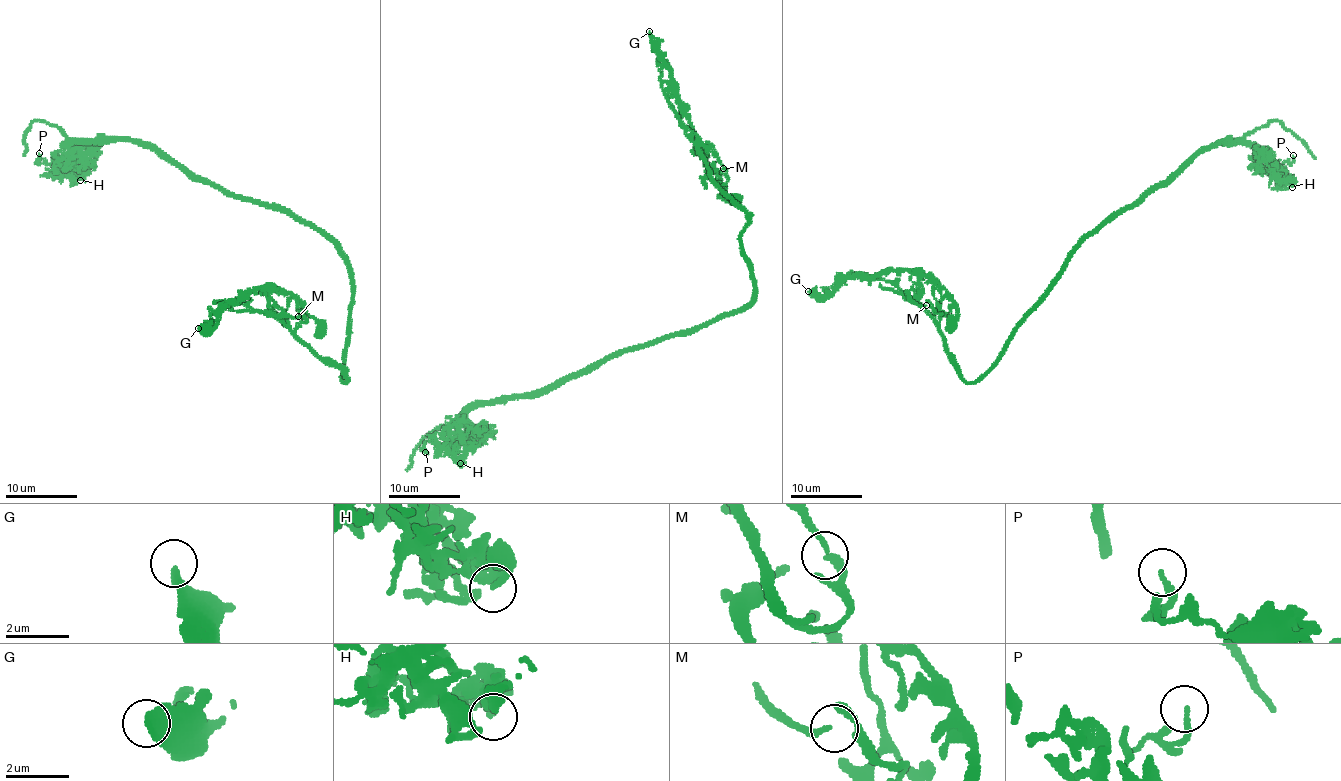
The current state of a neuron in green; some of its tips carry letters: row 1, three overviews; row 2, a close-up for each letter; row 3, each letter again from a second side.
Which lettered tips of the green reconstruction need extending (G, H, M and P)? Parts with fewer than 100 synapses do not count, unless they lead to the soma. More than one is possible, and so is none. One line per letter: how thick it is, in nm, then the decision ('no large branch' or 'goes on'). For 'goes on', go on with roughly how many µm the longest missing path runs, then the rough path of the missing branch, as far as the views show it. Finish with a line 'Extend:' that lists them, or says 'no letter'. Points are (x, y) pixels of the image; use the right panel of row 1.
G: calibre 400 nm; no large branch
H: calibre 190 nm; no large branch
M: calibre 160 nm; no large branch
P: calibre 150 nm; no large branch
Extend: no letter

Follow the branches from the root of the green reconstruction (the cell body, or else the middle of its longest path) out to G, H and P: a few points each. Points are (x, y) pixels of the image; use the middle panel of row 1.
G: (735, 313), (755, 293), (741, 237), (749, 219), (723, 193), (677, 117), (669, 100), (669, 67), (649, 31)
H: (735, 313), (619, 350), (540, 389), (479, 402), (467, 413), (462, 441), (468, 449), (460, 463)
P: (735, 313), (619, 350), (540, 389), (479, 402), (443, 443), (427, 440), (425, 452)

